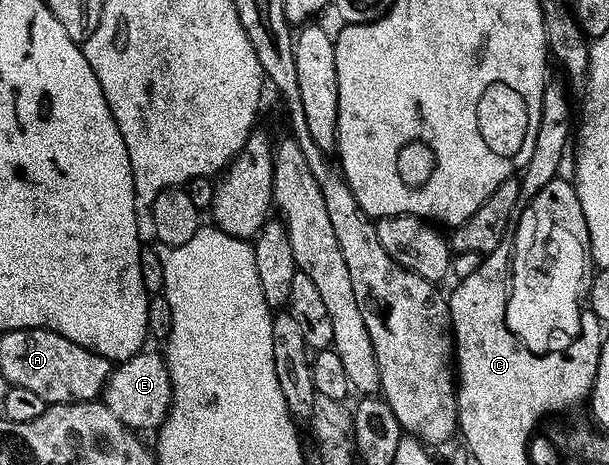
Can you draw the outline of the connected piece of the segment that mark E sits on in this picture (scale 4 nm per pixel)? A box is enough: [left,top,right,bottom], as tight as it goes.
[104,350,174,433]

